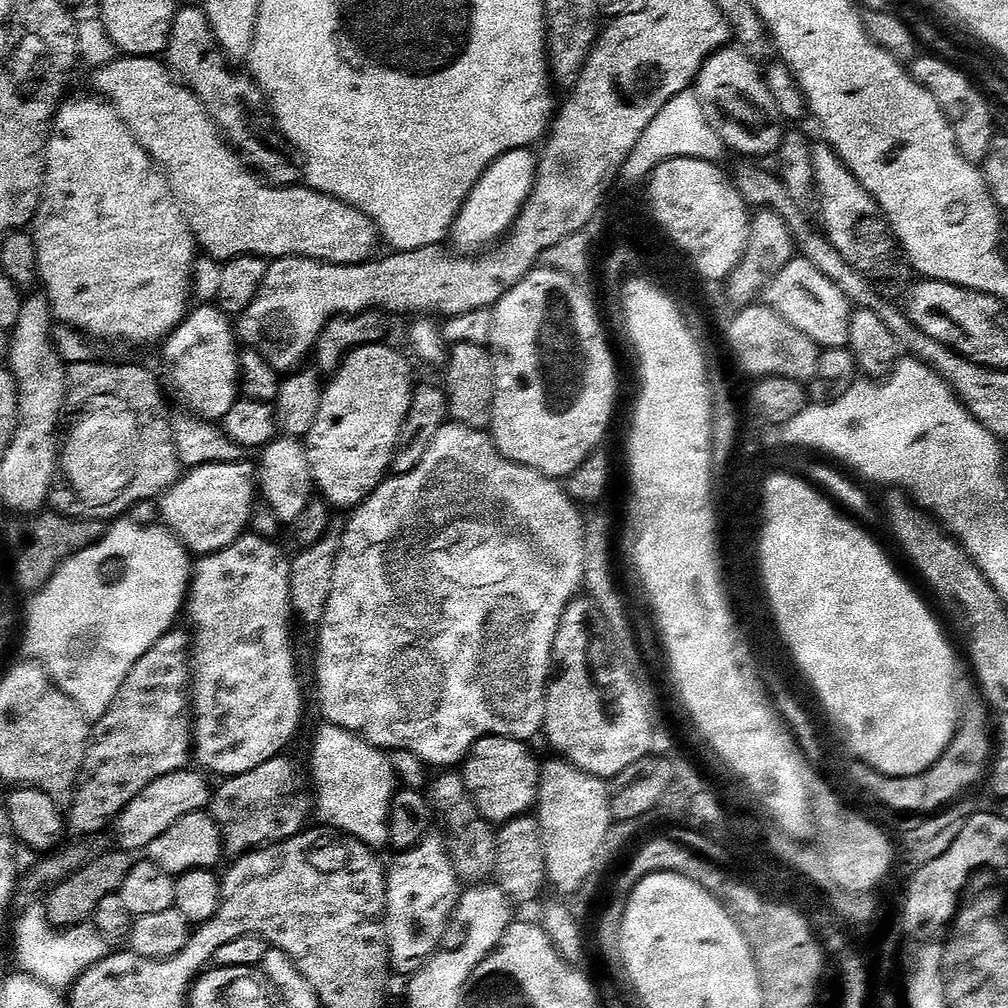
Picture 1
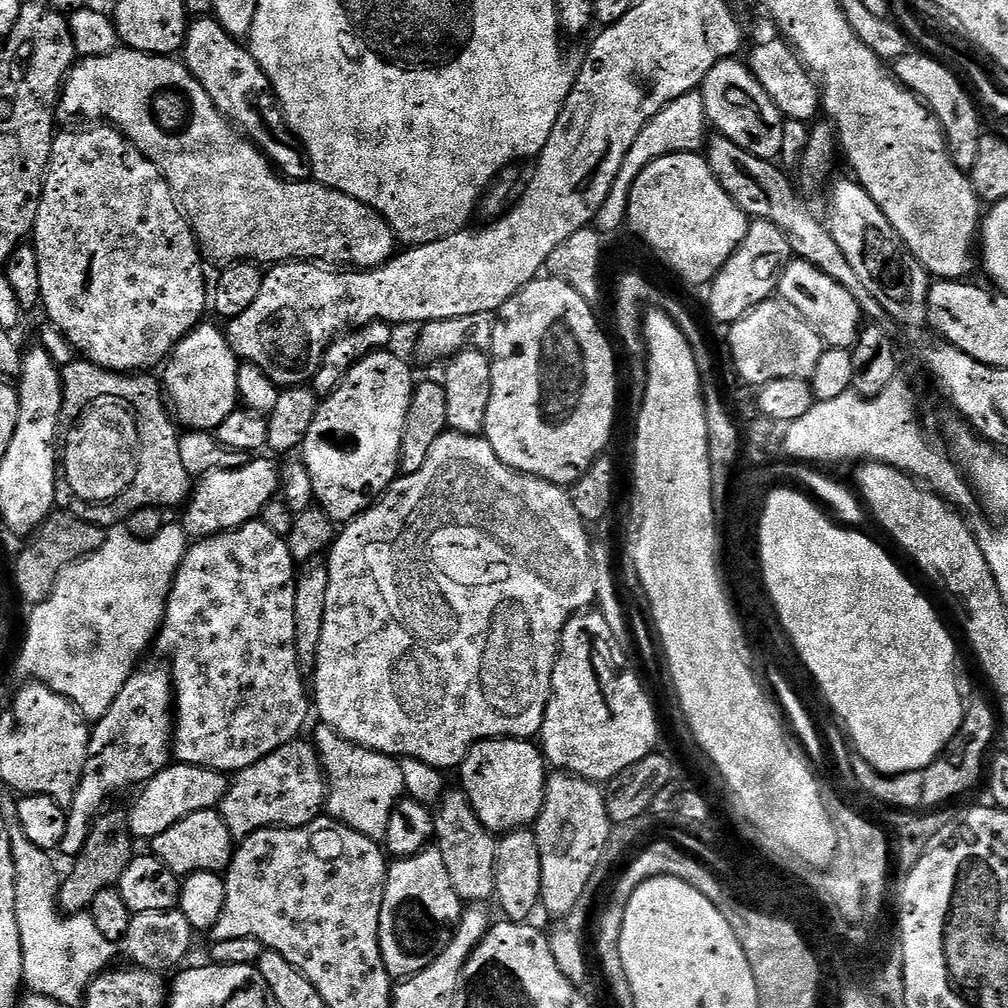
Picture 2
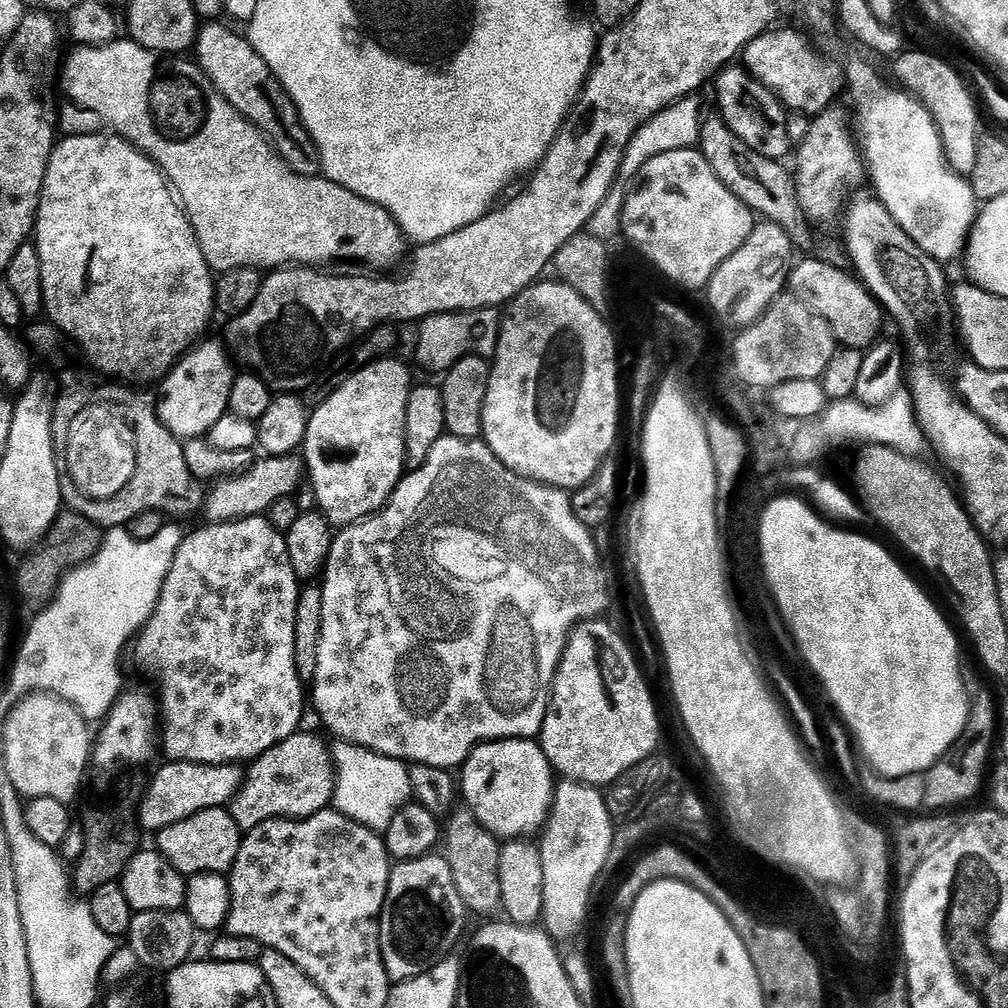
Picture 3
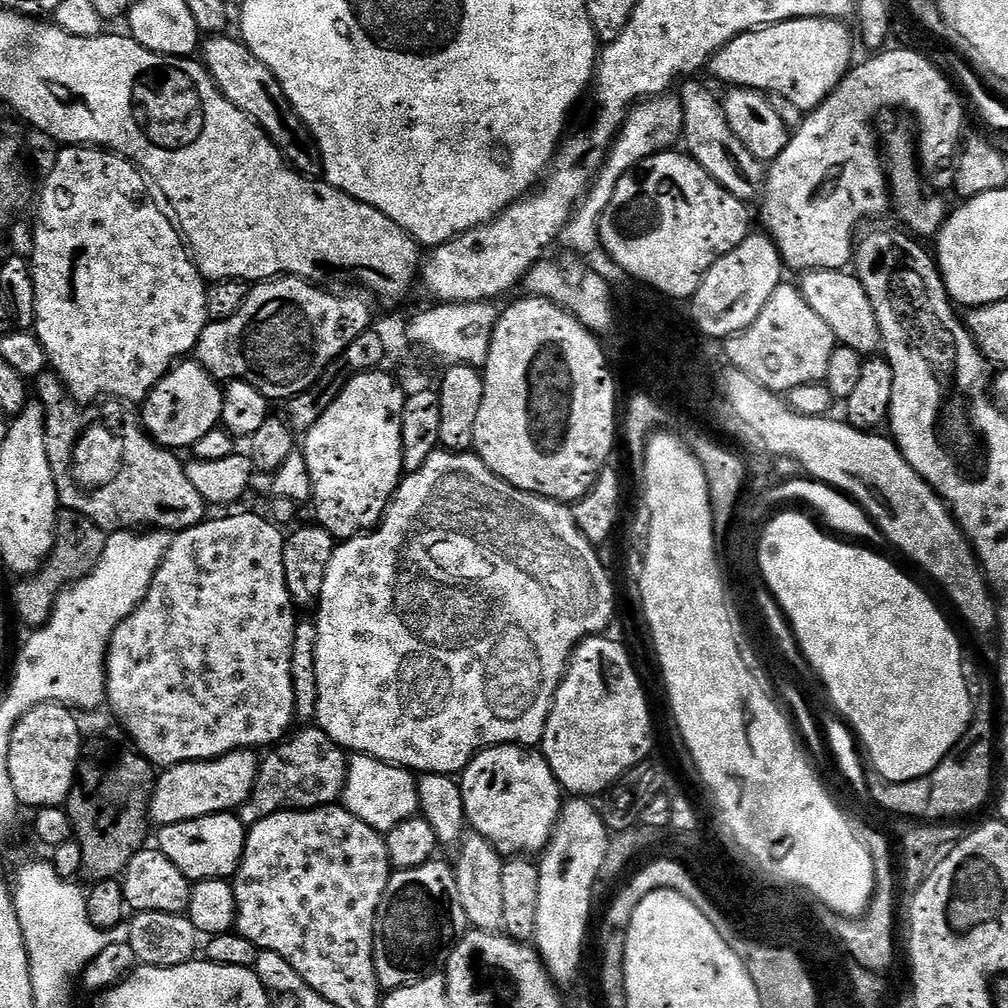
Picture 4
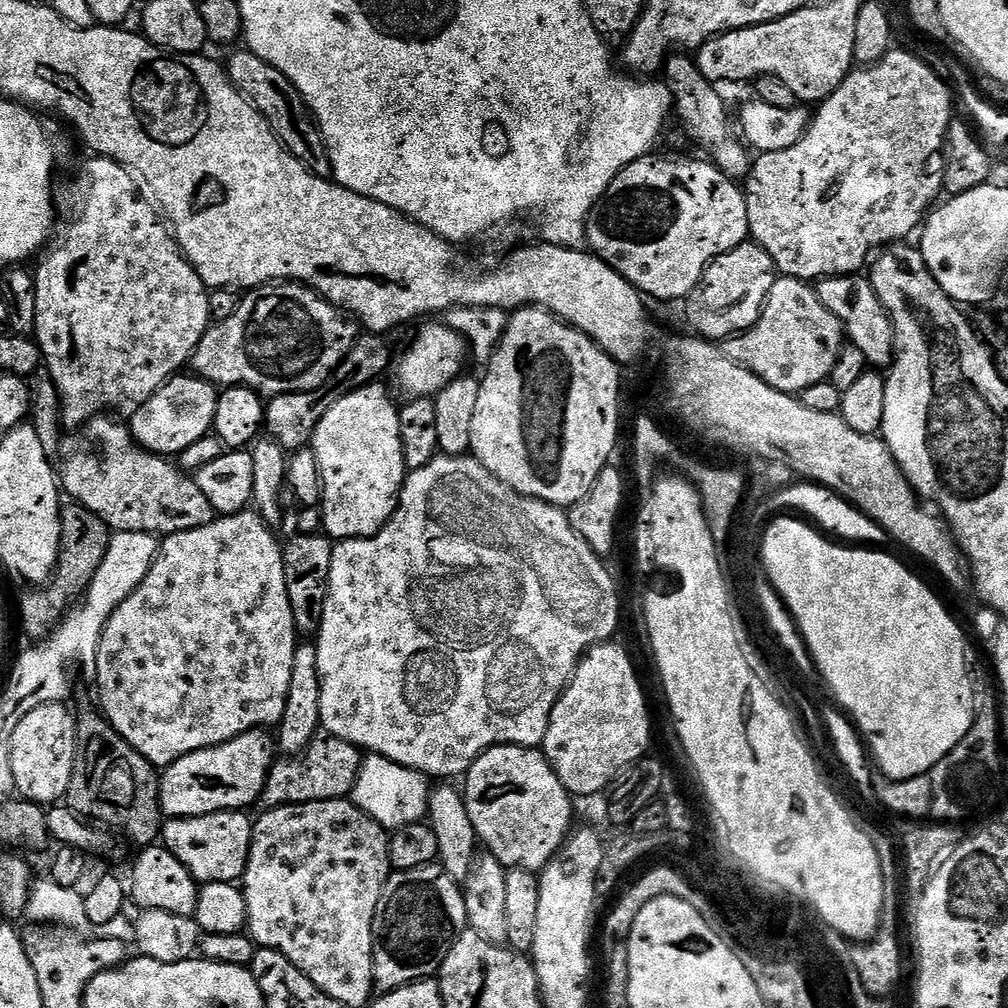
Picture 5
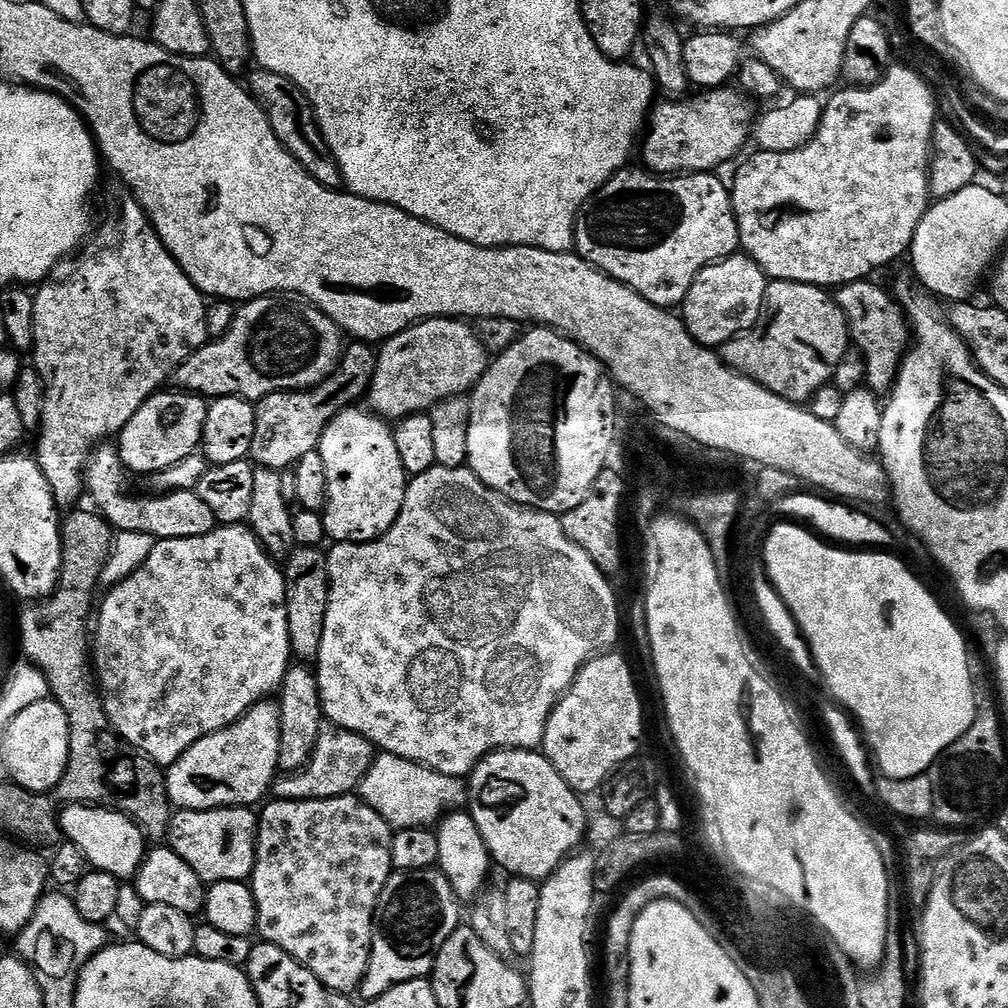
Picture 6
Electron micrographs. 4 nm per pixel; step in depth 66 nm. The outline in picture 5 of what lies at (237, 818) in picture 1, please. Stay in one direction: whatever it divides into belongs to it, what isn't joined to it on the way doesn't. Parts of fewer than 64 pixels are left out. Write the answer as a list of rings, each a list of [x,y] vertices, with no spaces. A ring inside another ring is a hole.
[[[318,734],[301,755],[295,758],[280,758],[273,763],[259,803],[269,809],[280,808],[284,804],[305,804],[351,797],[352,787],[360,773],[361,759],[361,749],[355,744],[337,736]]]

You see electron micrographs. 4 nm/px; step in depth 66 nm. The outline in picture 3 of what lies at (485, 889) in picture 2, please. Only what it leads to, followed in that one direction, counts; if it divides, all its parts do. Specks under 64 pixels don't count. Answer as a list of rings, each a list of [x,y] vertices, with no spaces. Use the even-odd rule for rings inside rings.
[[[467,810],[453,811],[447,817],[442,836],[442,855],[450,866],[450,874],[454,874],[454,886],[458,886],[458,894],[462,894],[465,909],[469,913],[477,912],[480,916],[497,911],[502,898],[502,886],[498,883],[501,841],[486,831],[475,814]]]

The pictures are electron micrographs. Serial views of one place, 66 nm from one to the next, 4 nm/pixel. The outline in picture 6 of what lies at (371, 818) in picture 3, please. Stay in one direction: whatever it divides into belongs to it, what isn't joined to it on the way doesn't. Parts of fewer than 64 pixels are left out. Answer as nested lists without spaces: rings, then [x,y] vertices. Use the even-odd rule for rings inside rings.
[[[380,752],[376,760],[370,766],[366,778],[358,789],[361,800],[365,800],[382,818],[386,818],[393,830],[402,828],[432,828],[439,825],[441,819],[453,810],[460,810],[468,802],[468,785],[463,779],[455,776],[447,776],[428,768],[425,764],[416,764],[401,756],[395,756],[389,752]]]

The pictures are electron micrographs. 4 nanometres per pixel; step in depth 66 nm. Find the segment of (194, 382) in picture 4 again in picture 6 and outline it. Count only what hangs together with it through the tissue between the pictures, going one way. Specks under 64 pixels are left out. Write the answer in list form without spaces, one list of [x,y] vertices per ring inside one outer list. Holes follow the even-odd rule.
[[[161,390],[149,398],[138,410],[138,414],[134,414],[134,418],[130,418],[130,422],[120,431],[118,437],[120,459],[133,473],[161,472],[164,468],[182,462],[182,458],[186,458],[201,447],[208,413],[205,397],[179,390],[168,391]]]

